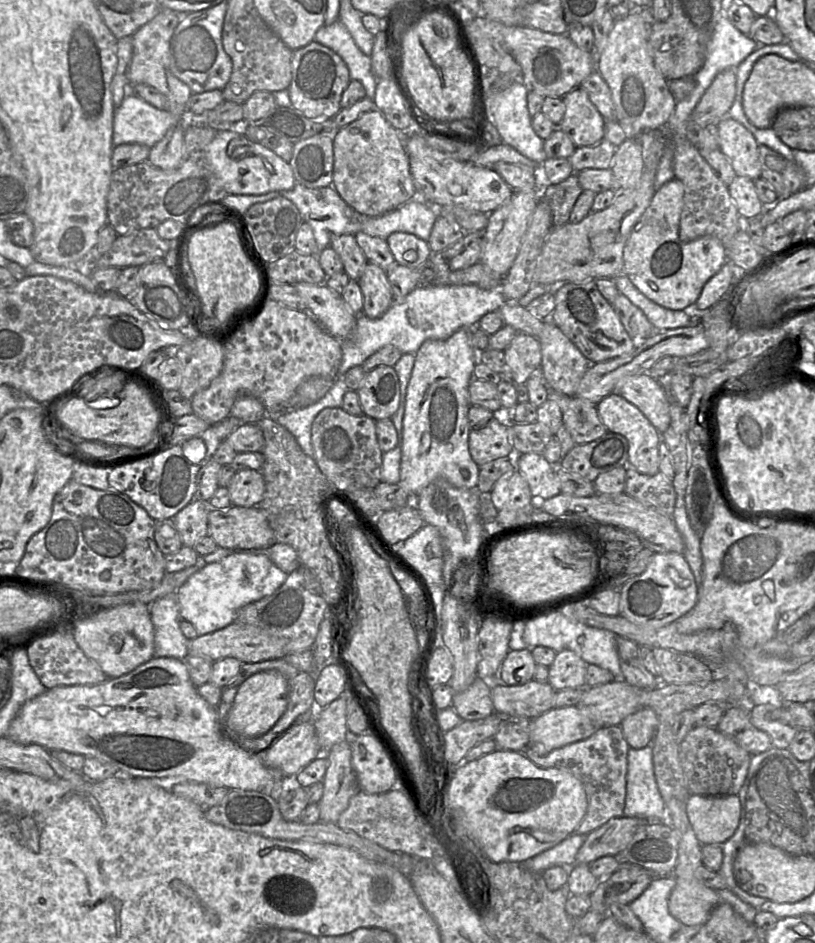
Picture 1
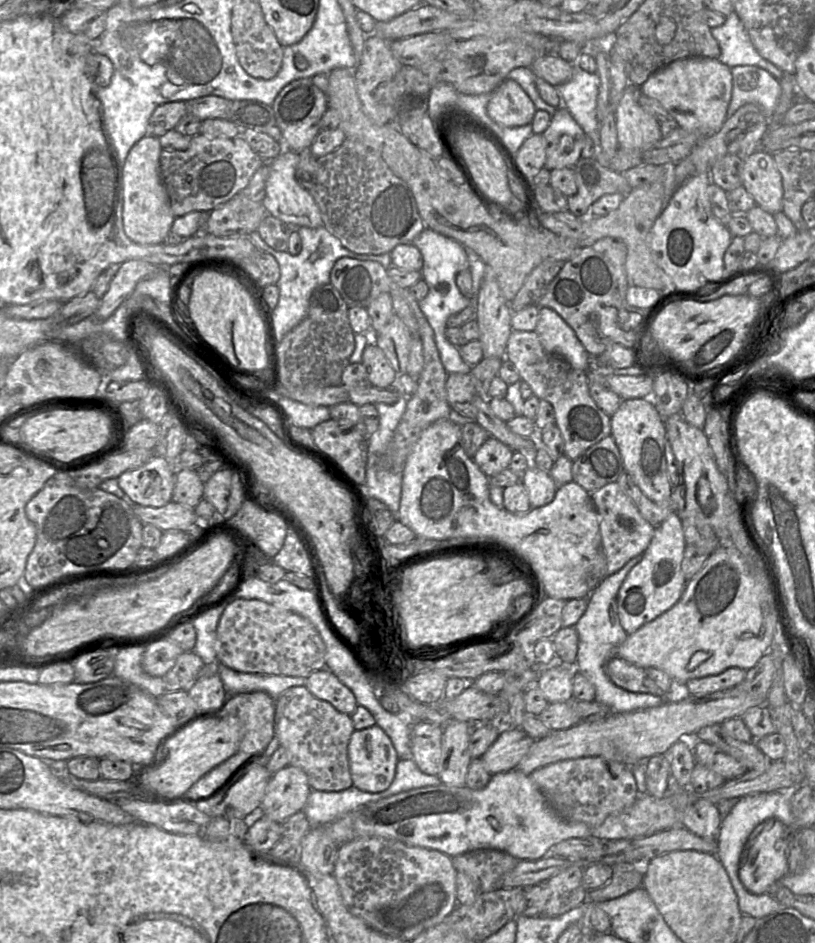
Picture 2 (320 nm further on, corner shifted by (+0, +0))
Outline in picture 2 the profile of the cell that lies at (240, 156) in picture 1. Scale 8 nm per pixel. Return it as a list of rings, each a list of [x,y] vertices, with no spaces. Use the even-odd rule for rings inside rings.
[[[284,149],[275,159],[269,162],[270,173],[266,180],[265,196],[262,204],[267,214],[292,225],[293,227],[305,226],[317,228],[323,225],[320,209],[309,191],[303,188],[295,178],[299,163],[299,154],[295,151]]]

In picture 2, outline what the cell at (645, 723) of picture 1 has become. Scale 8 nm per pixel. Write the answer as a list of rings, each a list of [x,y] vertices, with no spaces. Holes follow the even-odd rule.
[[[672,512],[655,527],[641,561],[629,571],[618,591],[618,617],[627,635],[633,634],[643,625],[668,611],[682,596],[687,583],[681,568],[685,546],[680,517],[676,512]]]

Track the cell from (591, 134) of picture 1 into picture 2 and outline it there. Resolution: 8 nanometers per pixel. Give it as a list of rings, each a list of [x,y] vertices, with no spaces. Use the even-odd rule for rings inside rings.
[[[564,105],[556,108],[542,135],[546,149],[544,167],[551,171],[576,165],[581,158],[587,135]]]

